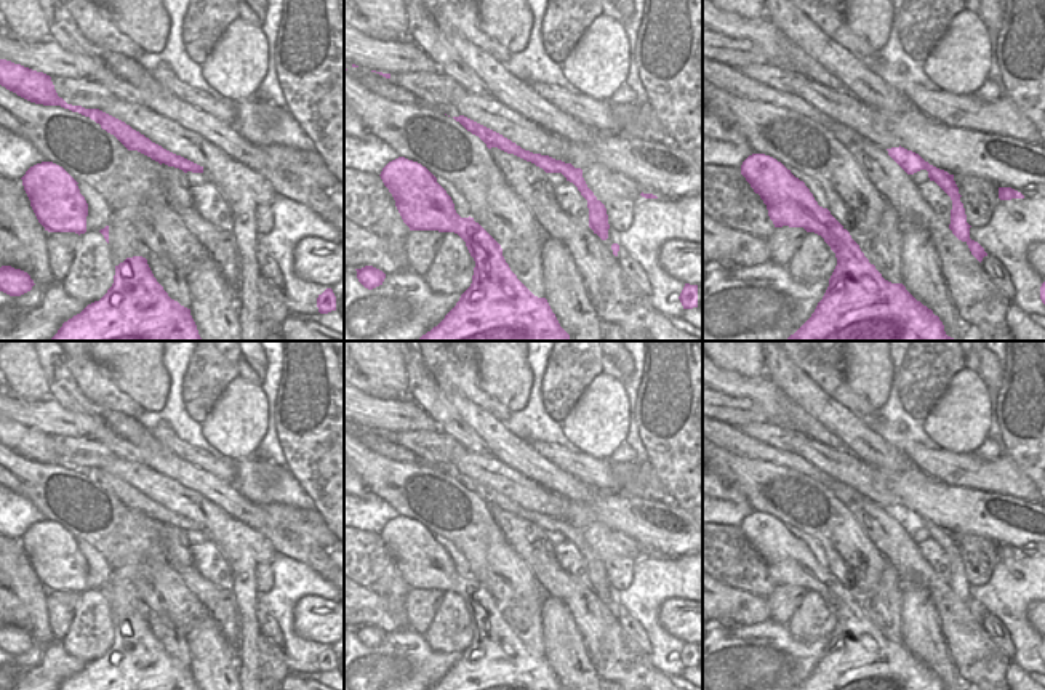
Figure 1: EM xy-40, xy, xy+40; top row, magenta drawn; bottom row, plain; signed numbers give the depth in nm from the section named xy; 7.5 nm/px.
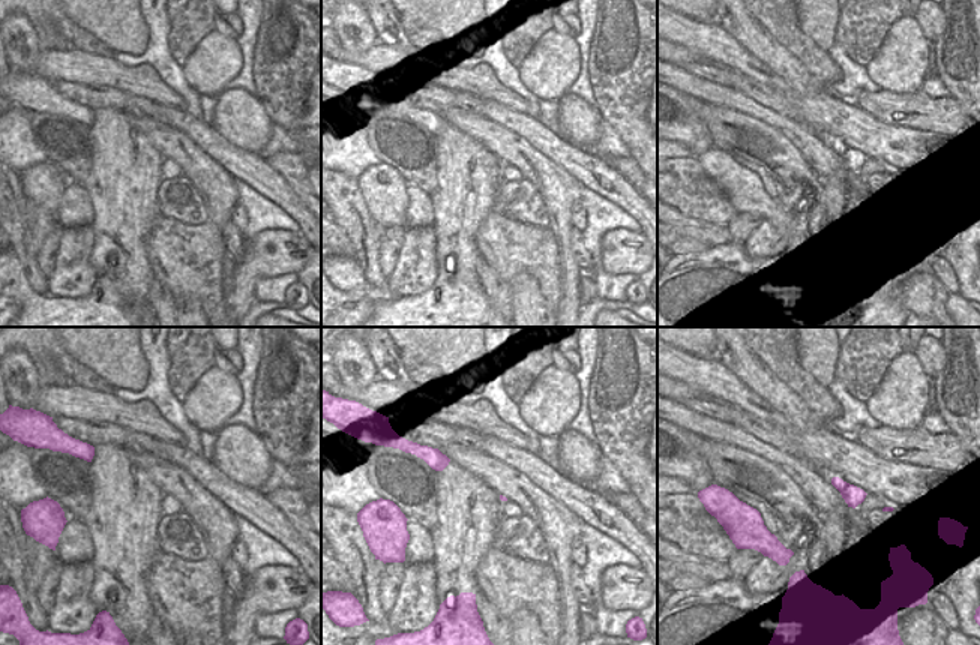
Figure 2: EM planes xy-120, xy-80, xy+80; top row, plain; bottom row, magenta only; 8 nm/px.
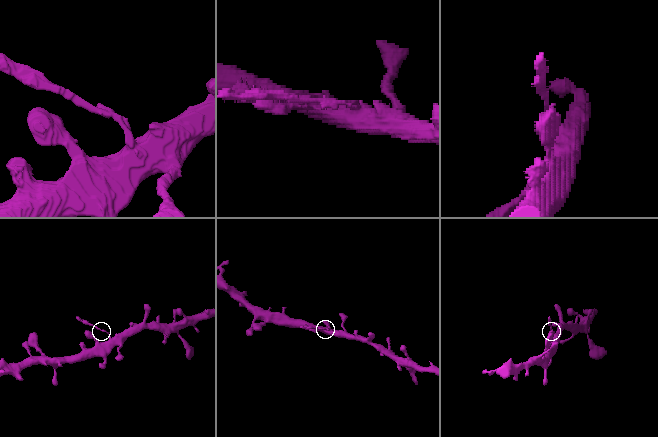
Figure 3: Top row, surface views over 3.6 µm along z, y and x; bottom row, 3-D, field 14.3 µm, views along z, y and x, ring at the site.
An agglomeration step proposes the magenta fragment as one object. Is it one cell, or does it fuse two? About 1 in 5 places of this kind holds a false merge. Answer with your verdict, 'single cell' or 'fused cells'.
fused cells

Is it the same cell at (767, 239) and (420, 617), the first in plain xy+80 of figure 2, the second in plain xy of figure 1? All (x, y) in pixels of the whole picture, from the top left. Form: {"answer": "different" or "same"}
{"answer": "different"}

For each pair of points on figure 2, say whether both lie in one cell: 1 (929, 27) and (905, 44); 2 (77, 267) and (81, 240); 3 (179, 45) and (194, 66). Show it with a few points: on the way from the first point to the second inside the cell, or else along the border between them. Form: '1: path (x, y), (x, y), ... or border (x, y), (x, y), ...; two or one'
1: border (913, 15), (929, 41); two
2: path (77, 261), (77, 246); one
3: border (212, 30), (198, 42), (182, 66); two

